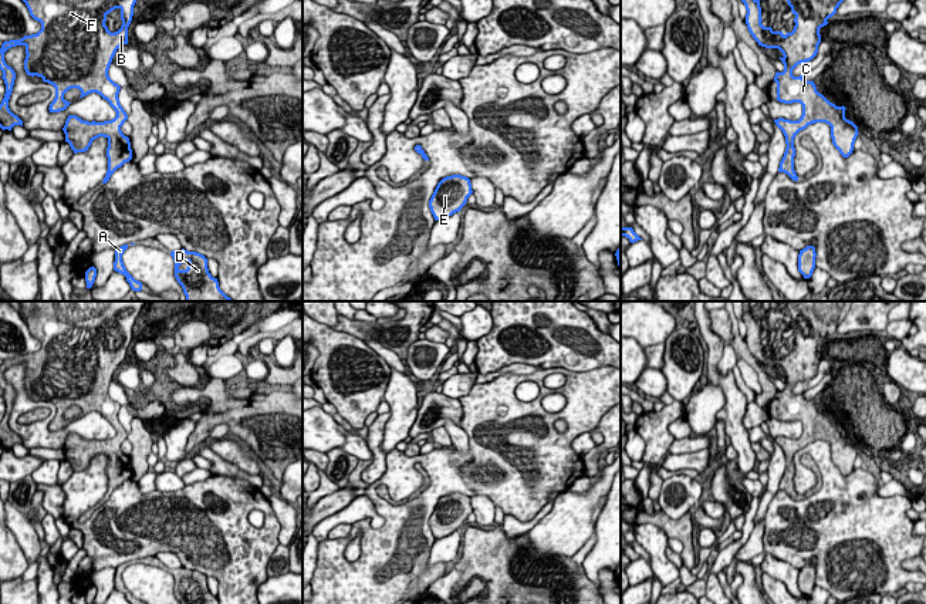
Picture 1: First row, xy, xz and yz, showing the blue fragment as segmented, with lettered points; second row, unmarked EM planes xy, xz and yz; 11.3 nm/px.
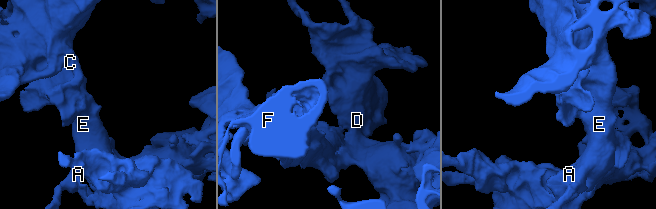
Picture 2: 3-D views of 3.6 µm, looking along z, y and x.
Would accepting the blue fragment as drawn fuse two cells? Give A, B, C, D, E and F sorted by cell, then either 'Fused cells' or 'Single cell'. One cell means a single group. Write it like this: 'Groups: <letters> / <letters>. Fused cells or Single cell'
Groups: A B C D E F. Single cell

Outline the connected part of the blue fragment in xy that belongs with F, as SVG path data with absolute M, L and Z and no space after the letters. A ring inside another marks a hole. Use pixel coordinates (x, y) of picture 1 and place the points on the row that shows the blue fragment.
M136 0L23 1L30 16L41 23L41 30L20 40L4 41L0 48L0 70L6 84L6 94L0 104L0 128L11 131L14 125L23 126L23 121L9 108L16 72L6 64L4 53L11 47L24 45L27 75L41 77L55 88L50 112L67 109L71 102L64 99L64 94L71 88L81 91L80 98L97 92L115 109L116 117L104 122L88 122L77 115L68 115L62 128L65 142L74 153L88 151L92 141L99 136L108 139L108 171L102 180L107 183L118 168L132 159L129 138L121 131L128 119L118 98L121 87L109 78L108 70L116 50L128 44L128 27ZM115 9L121 10L122 26L111 33L105 21Z

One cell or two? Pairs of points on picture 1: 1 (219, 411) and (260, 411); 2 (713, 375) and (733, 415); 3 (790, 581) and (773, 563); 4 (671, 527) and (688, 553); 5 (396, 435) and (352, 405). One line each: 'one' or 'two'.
1: one
2: one
3: one
4: one
5: two

